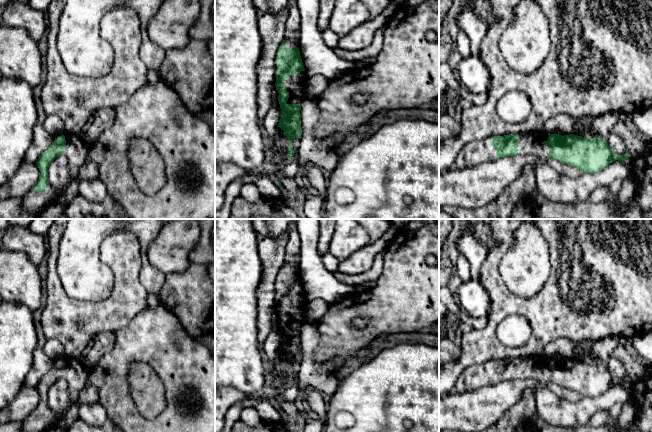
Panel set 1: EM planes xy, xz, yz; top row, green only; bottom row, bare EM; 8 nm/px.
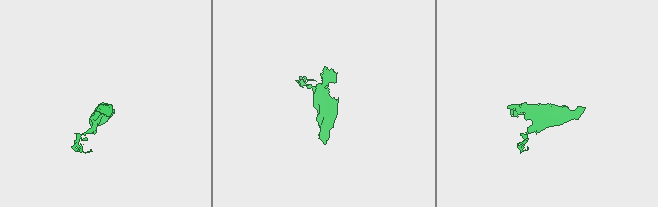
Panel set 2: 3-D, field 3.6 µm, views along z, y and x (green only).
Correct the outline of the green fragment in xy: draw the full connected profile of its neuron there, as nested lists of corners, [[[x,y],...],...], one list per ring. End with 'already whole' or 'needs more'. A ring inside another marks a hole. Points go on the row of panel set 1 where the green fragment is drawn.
[[[61,132],[36,163],[41,175],[35,186],[21,198],[23,210],[33,213],[39,219],[46,207],[58,202],[56,190],[48,182],[49,165],[58,155],[64,154],[67,157],[69,171],[76,177],[80,166],[88,159],[88,152],[89,145],[83,136]]]; needs more

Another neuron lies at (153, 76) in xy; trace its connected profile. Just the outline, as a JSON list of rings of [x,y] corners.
[[[148,69],[147,72],[148,83],[156,84],[161,81],[161,77],[158,70]]]

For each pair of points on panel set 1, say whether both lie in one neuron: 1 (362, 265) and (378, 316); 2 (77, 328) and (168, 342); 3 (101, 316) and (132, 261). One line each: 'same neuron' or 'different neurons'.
1: different neurons
2: different neurons
3: same neuron

